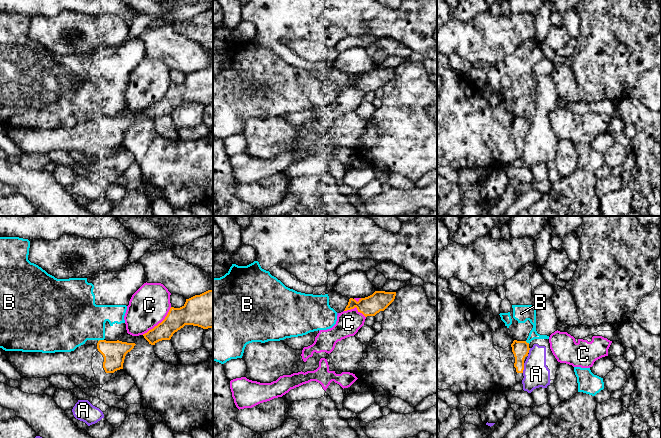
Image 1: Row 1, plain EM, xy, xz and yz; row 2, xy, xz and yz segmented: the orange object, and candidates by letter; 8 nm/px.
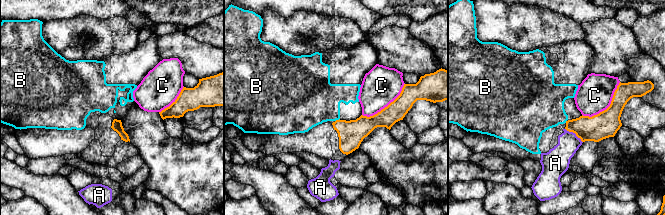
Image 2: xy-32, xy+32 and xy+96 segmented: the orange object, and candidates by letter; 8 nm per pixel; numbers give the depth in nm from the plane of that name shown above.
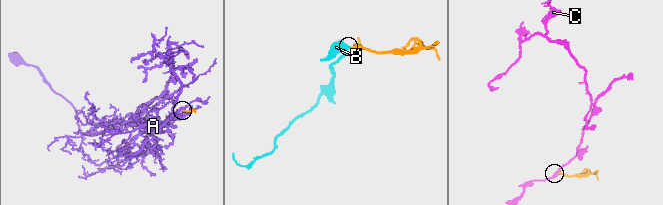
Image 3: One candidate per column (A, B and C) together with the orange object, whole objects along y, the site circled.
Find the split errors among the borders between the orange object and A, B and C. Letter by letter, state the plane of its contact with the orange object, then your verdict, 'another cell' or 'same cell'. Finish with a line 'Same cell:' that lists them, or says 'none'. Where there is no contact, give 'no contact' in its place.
A: yz | another cell
B: xy | another cell
C: xy | another cell
Same cell: none

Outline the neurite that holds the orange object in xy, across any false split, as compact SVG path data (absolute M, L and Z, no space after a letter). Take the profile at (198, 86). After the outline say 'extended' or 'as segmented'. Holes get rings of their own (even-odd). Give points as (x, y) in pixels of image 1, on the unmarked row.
M213 65L186 75L180 84L171 83L165 95L143 112L149 120L155 121L170 116L185 101L213 104Z | as segmented

